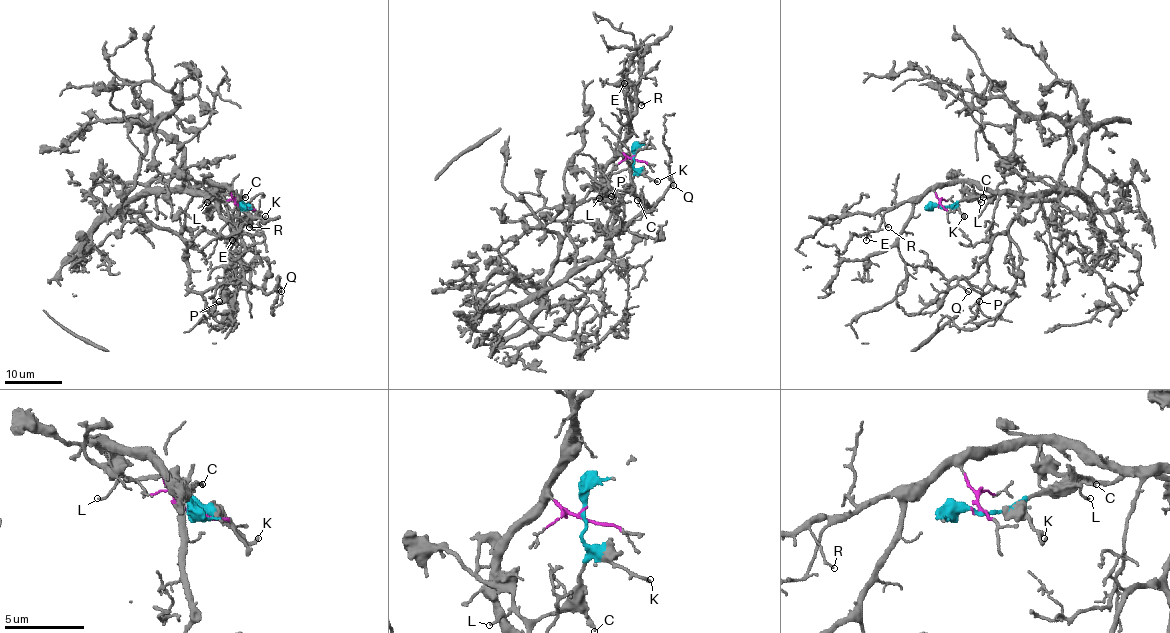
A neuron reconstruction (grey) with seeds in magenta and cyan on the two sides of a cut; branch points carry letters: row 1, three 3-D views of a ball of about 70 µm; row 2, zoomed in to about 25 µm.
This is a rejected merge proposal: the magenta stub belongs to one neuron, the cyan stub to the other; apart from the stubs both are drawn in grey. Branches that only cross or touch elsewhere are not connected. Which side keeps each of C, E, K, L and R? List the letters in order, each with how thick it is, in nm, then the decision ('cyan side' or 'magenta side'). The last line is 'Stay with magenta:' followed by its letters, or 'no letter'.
C: 190 nm thick; cyan side
E: 120 nm thick; magenta side
K: 180 nm thick; cyan side
L: 130 nm thick; cyan side
R: 130 nm thick; magenta side
Stay with magenta: E, R

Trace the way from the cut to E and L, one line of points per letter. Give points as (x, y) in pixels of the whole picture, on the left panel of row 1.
E: (241, 207), (228, 190), (237, 198), (238, 207), (237, 227), (240, 233), (233, 240)
L: (241, 207), (233, 194), (217, 194), (207, 201)

